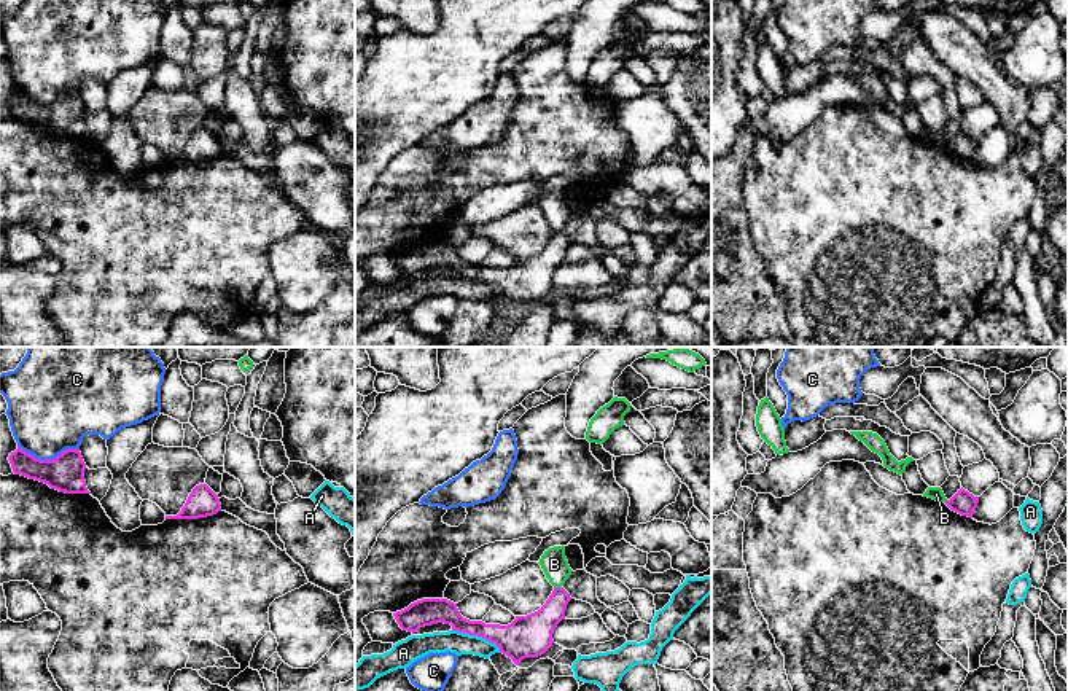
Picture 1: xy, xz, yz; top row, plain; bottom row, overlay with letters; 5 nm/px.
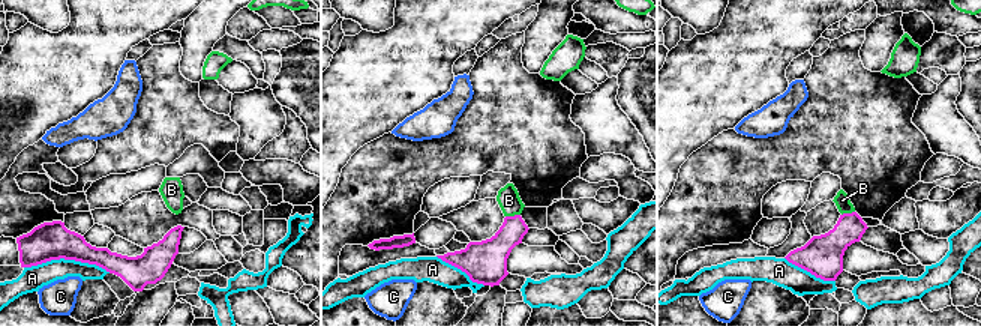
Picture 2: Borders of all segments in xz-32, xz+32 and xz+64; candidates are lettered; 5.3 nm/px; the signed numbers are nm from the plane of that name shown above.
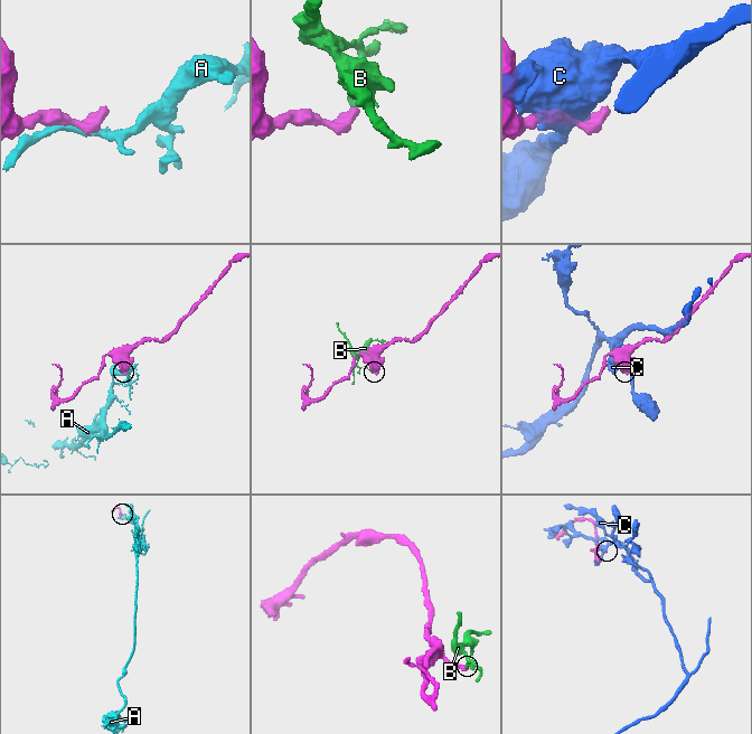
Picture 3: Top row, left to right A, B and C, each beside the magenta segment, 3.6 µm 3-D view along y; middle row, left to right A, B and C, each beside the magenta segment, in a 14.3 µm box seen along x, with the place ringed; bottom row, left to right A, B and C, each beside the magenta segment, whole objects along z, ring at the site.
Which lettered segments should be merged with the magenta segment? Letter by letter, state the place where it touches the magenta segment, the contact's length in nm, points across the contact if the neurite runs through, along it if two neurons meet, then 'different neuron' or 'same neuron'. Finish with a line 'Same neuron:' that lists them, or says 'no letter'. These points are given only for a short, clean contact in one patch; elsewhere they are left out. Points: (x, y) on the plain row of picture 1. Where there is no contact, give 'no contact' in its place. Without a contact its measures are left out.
A: contact xz (478, 279); length 280 nm; different neuron
B: contact xz (557, 231); length 40 nm; border xz (554, 230), (561, 231); different neuron
C: contact xy (48, 104); length 320 nm; different neuron
Same neuron: no letter

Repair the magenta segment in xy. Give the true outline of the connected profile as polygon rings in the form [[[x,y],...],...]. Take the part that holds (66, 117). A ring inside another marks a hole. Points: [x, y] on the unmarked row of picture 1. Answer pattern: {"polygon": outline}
{"polygon": [[[19,89],[8,100],[13,116],[48,127],[65,137],[91,137],[86,131],[86,107],[80,92],[67,92],[53,103],[40,103]]]}

